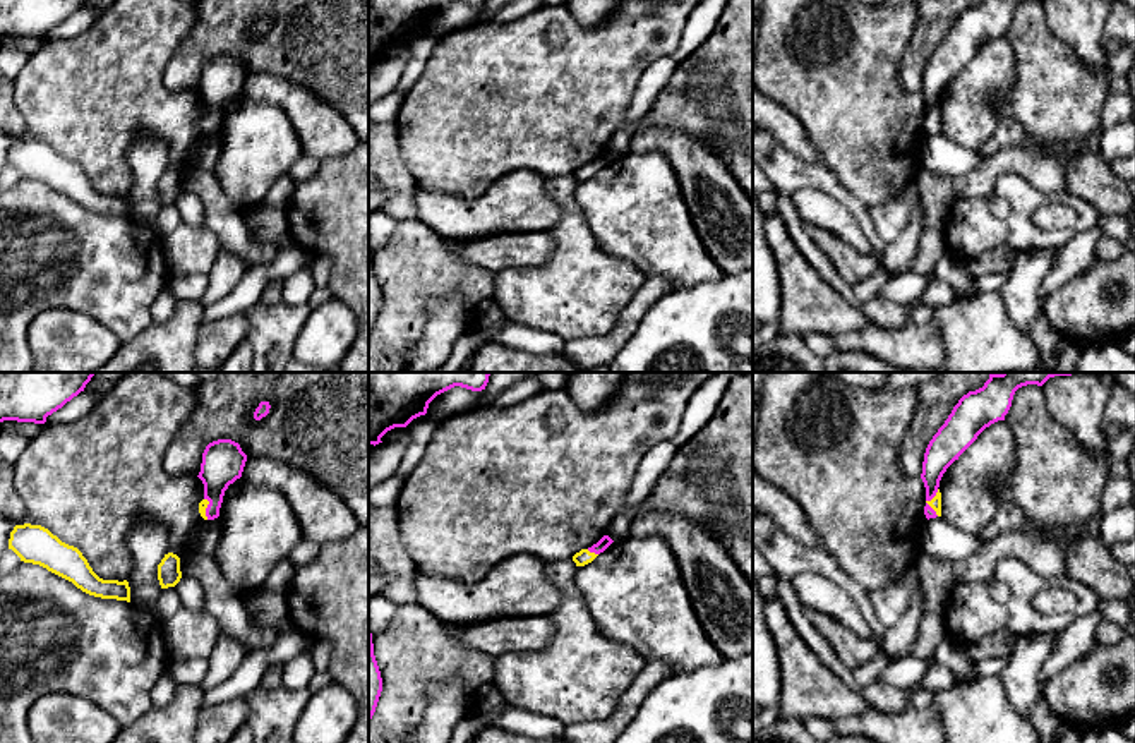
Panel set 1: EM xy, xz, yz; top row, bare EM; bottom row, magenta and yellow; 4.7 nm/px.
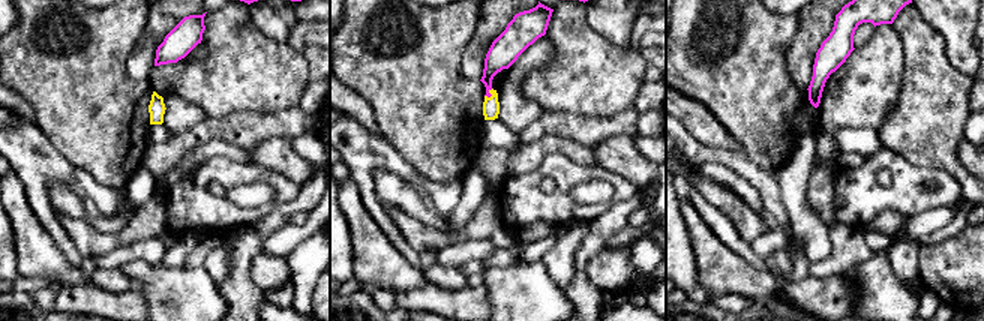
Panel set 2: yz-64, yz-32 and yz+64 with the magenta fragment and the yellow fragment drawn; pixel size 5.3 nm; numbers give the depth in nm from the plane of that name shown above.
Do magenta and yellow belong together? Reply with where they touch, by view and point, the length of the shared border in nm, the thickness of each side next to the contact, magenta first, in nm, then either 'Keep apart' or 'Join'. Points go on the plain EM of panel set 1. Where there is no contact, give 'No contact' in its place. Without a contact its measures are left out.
Touches magenta at yz (926, 119). Shared border 130 nm. Thickness 140 nm (magenta) against 60 nm. Keep apart

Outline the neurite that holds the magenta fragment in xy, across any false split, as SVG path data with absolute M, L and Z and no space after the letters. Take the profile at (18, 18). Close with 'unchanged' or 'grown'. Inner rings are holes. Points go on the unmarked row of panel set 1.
M0 0L0 38L45 39L48 31L84 3L86 0Z; unchanged

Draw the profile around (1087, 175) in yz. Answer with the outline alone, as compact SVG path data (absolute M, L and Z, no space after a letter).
M1080 153L1065 172L1066 190L1101 213L1126 214L1133 209L1130 184L1116 177L1096 153Z

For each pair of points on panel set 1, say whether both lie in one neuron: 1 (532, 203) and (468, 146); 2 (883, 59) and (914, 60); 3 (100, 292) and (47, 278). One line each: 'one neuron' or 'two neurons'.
1: two neurons
2: two neurons
3: one neuron

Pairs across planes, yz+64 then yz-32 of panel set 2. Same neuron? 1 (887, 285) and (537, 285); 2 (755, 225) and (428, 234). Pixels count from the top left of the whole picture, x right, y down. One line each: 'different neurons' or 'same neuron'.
1: same neuron
2: same neuron

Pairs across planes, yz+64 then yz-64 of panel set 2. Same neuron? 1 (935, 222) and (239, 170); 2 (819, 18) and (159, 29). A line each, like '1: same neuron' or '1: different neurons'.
1: different neurons
2: same neuron

